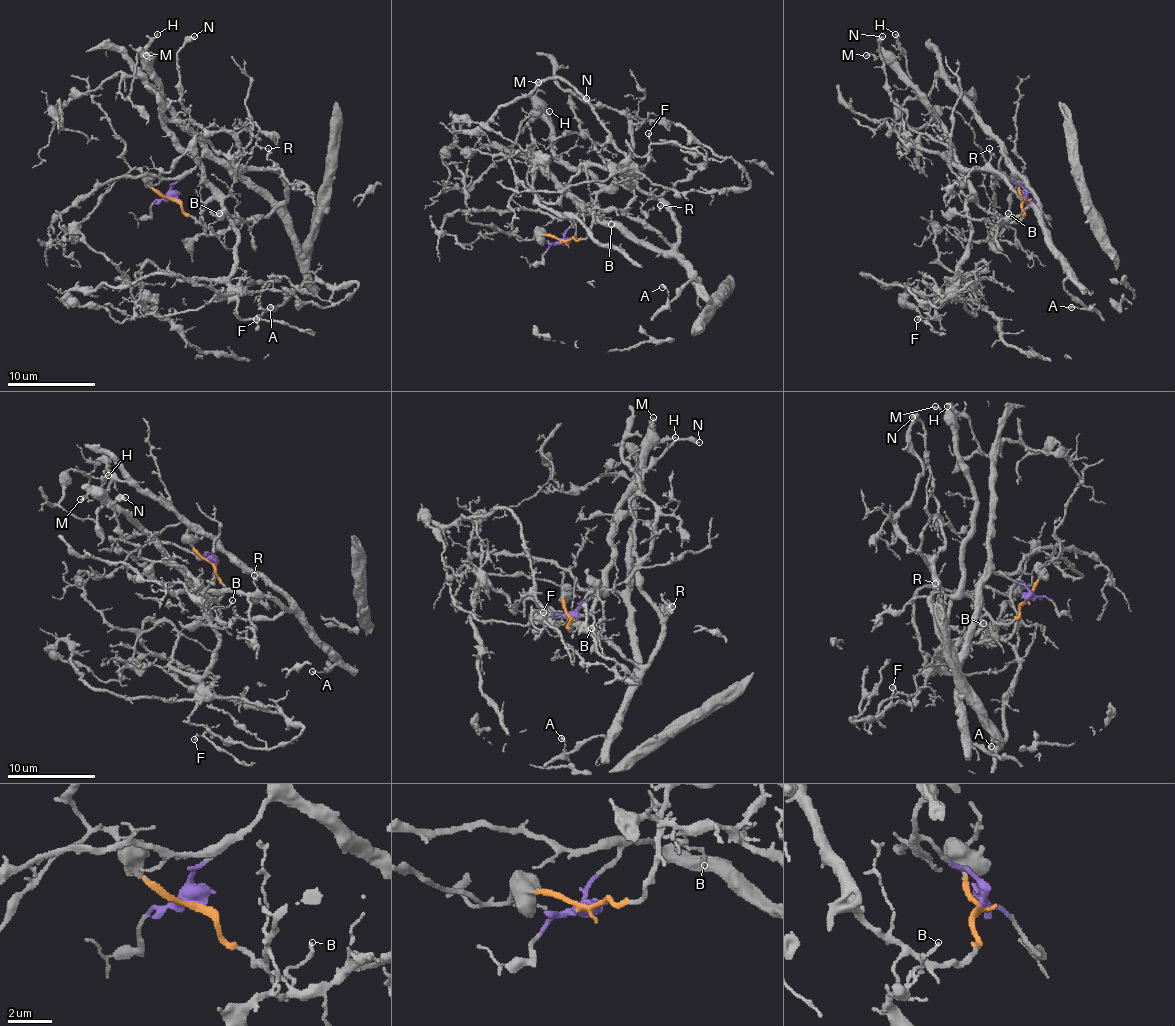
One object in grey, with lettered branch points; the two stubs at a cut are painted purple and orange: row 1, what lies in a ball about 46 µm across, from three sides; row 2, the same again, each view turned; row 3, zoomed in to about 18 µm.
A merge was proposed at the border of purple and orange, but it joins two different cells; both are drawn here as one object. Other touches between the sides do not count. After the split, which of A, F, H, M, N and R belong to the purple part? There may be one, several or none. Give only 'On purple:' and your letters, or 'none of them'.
On purple: A, H, N, R

